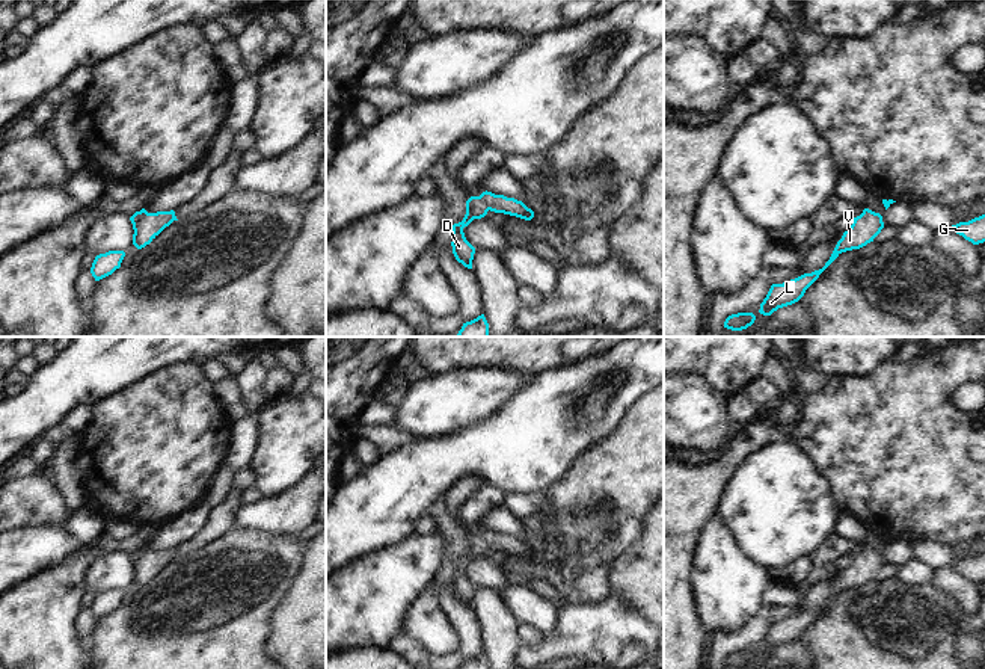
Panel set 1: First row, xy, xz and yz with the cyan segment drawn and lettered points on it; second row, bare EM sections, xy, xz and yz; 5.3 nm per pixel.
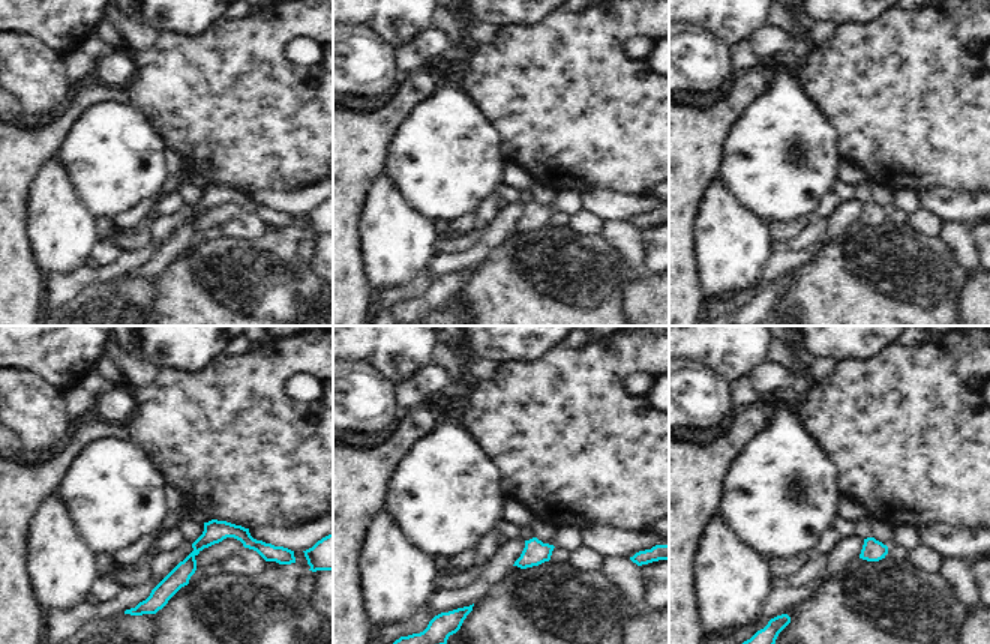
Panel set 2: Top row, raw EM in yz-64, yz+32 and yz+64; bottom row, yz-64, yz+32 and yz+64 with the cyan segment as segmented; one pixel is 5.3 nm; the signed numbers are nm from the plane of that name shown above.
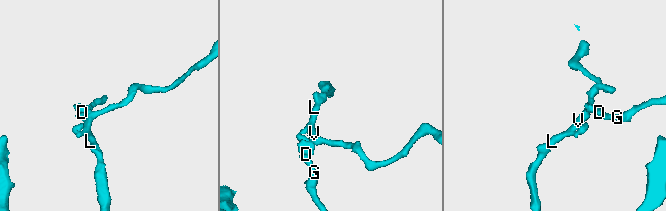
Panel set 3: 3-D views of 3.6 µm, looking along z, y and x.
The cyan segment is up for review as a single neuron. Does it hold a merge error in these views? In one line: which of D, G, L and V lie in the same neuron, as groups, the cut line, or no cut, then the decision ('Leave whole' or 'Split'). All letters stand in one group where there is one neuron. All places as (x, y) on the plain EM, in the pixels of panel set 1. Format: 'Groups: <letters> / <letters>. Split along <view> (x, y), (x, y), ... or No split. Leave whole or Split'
Groups: D G L V. No split. Leave whole.

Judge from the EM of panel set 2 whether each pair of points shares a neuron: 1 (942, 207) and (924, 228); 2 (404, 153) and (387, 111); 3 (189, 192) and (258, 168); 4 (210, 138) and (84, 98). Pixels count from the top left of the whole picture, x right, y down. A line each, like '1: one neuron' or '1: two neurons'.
1: two neurons
2: two neurons
3: two neurons
4: two neurons

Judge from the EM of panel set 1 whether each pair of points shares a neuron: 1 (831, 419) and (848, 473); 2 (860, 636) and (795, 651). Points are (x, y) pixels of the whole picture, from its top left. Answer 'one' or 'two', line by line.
1: one
2: two

